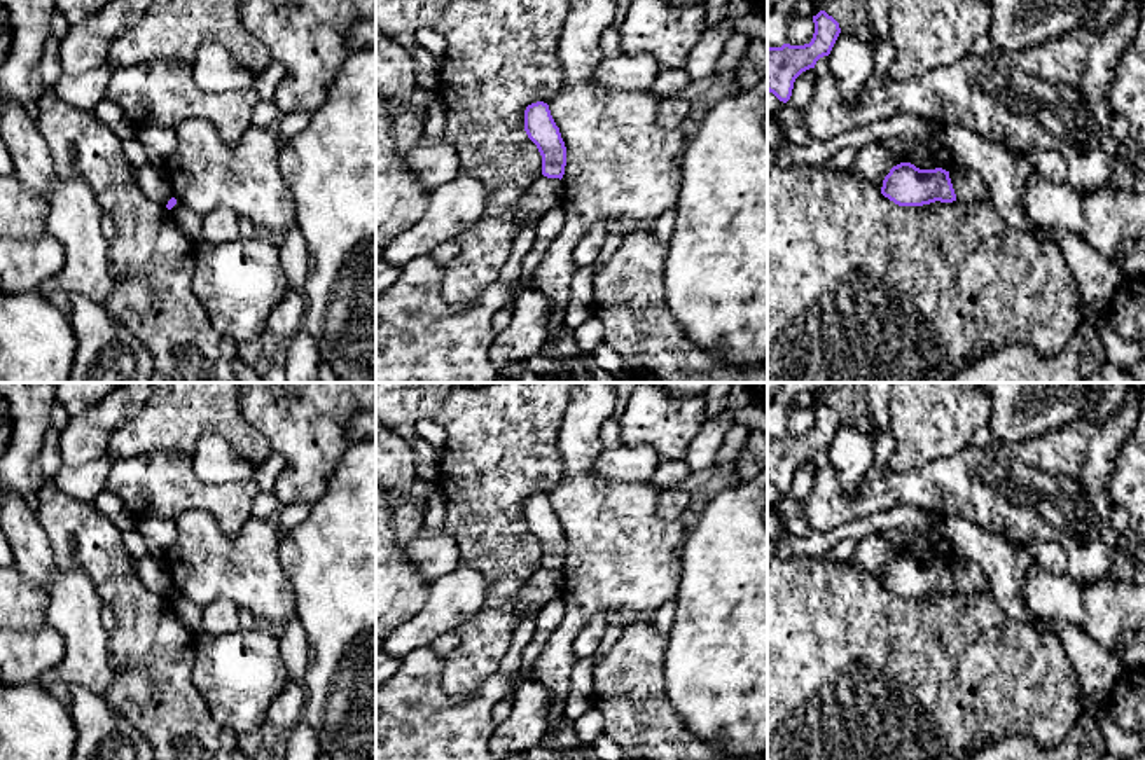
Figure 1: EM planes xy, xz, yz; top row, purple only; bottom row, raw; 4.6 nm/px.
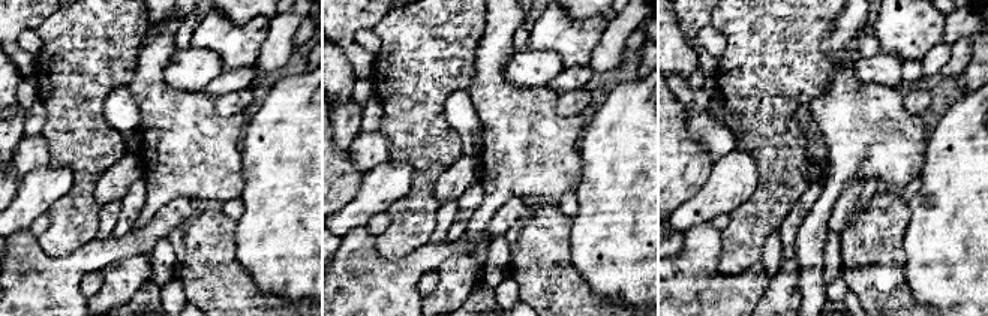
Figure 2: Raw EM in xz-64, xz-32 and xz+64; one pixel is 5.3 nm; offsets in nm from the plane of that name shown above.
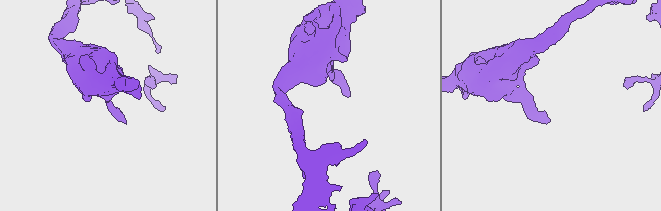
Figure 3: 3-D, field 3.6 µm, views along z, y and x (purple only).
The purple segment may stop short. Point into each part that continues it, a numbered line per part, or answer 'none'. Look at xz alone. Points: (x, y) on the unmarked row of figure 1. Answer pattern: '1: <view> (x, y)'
none

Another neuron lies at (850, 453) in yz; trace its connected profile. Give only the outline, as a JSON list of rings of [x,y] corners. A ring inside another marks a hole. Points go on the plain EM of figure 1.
[[[839,425],[827,449],[839,484],[855,496],[874,465],[871,435],[855,430],[853,425]]]

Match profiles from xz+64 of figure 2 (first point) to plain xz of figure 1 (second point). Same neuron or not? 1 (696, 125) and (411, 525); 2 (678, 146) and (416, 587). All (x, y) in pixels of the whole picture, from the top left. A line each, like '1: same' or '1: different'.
1: different
2: same

